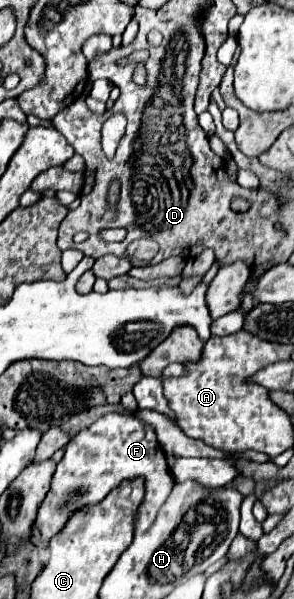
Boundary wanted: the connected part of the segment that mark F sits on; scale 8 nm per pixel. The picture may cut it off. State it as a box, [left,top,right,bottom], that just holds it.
[35,413,175,539]

